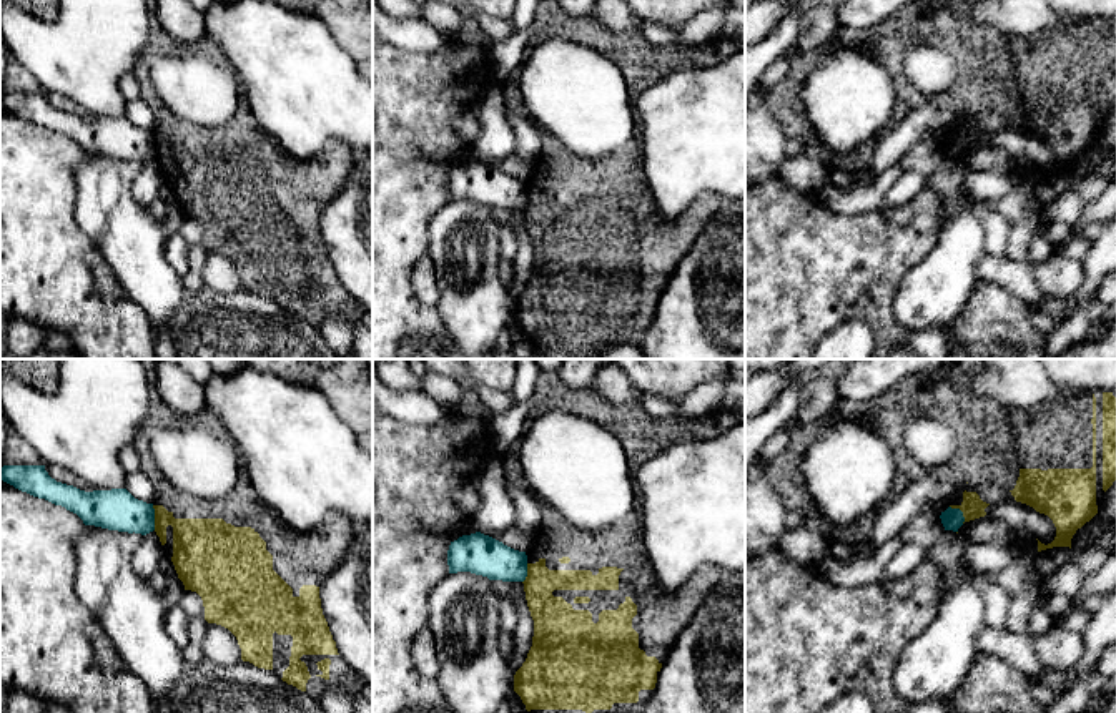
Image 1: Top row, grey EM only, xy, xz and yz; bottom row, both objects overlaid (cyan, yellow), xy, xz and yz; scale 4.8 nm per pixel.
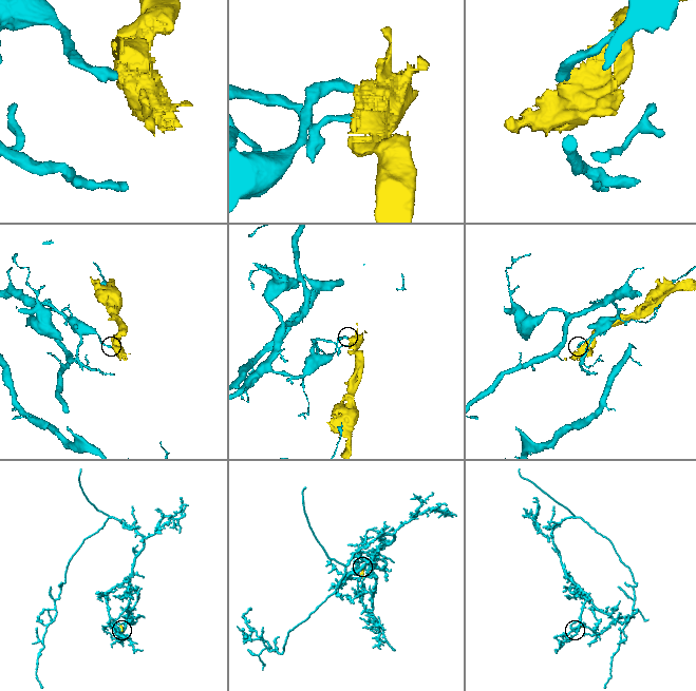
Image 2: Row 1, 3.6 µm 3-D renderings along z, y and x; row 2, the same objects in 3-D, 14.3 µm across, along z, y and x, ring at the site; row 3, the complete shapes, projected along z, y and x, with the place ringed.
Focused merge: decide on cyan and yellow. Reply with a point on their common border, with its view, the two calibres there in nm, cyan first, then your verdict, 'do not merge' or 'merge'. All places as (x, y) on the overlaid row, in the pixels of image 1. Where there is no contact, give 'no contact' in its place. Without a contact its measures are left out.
xy (153, 517) | 200/240 nm | do not merge

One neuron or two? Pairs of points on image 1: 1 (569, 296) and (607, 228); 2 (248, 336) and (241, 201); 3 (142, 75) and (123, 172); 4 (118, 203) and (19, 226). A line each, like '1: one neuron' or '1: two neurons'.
1: one neuron
2: two neurons
3: two neurons
4: two neurons

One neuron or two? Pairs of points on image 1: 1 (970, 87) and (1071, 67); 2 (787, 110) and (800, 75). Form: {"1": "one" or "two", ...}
{"1": "one", "2": "one"}

